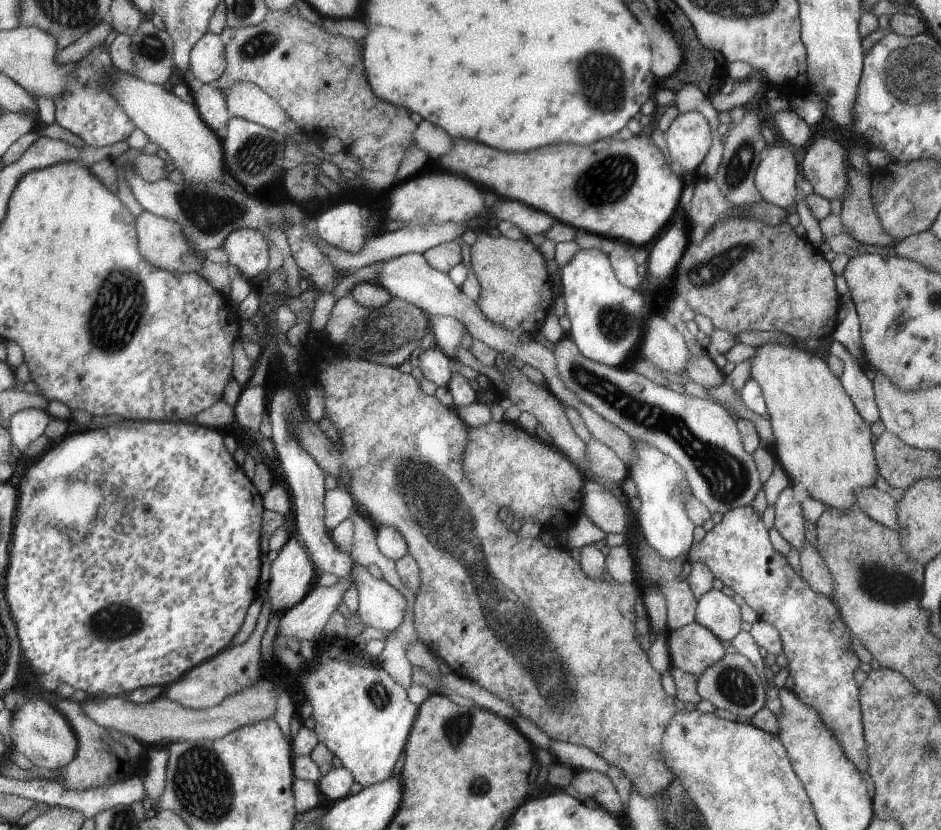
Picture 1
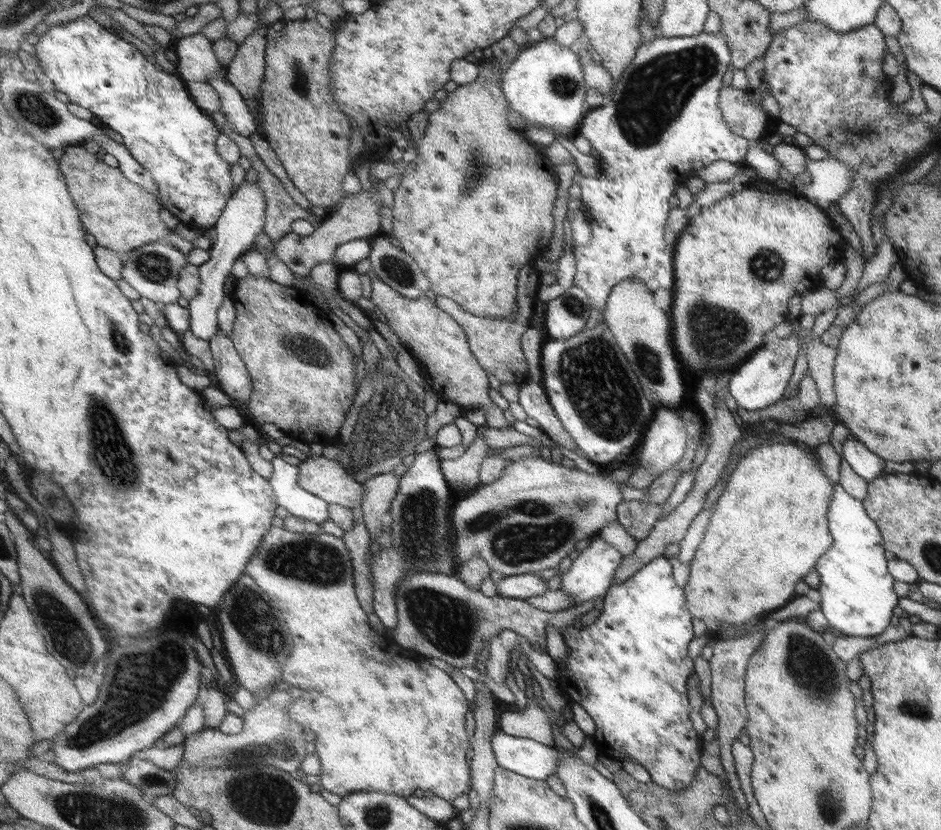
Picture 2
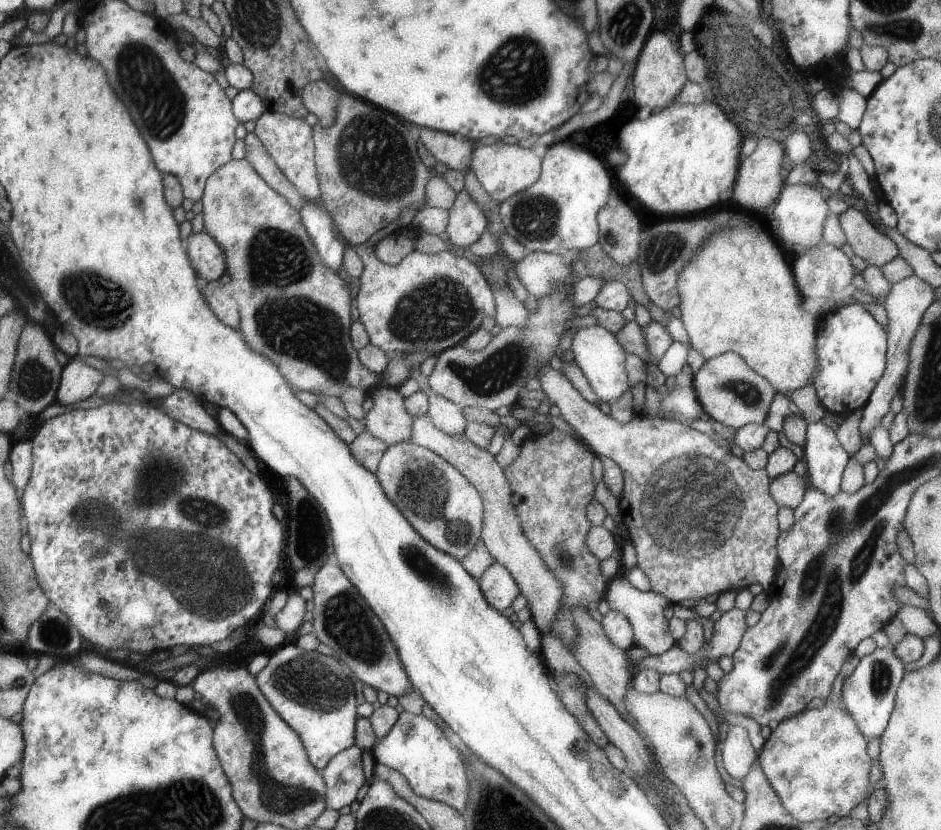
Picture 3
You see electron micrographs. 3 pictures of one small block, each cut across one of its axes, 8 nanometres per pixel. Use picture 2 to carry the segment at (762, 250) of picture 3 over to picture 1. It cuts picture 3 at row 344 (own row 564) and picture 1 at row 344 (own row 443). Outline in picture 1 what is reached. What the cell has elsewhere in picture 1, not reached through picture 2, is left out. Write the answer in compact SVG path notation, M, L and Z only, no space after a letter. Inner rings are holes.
M777 343L766 344L757 348L758 354L751 360L752 363L752 375L761 387L767 414L770 415L769 422L771 423L771 430L773 433L772 452L775 454L777 463L783 466L789 481L793 486L802 483L806 490L810 493L810 497L824 503L827 507L830 507L836 511L847 512L853 510L857 502L858 489L864 489L867 487L875 487L875 482L879 476L879 466L876 461L874 450L874 436L871 432L871 425L866 423L860 414L856 411L852 400L848 397L848 394L844 391L839 378L836 378L832 372L828 369L825 354L810 352L806 348L802 348L799 344L794 345L782 345Z

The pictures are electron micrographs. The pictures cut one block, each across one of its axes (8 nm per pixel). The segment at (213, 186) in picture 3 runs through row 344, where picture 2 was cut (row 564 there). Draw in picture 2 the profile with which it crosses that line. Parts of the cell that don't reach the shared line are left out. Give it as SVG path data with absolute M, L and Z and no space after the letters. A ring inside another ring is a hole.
M281 527L271 528L262 540L255 555L256 560L251 560L249 564L252 564L252 566L247 567L246 574L253 578L256 584L259 584L266 595L270 595L277 602L291 632L293 650L288 660L285 660L281 670L283 676L280 679L280 681L291 685L287 691L291 694L293 700L296 700L287 708L287 713L293 721L316 733L315 752L321 760L320 784L324 786L324 790L328 790L336 796L341 796L341 798L354 792L374 791L396 794L405 799L412 796L415 790L424 790L452 803L455 798L459 798L461 794L466 794L470 790L471 772L468 768L468 760L466 760L466 750L470 748L470 738L468 738L468 732L466 732L465 717L466 711L470 708L470 701L463 695L460 687L448 676L446 671L430 665L426 658L418 653L402 650L400 646L390 646L390 642L384 640L382 634L378 638L376 631L370 630L366 612L359 603L358 593L355 591L355 574L352 574L352 570L355 570L355 568L348 568L348 566L352 566L351 553L346 550L346 544L342 542L342 539L334 538L334 535L324 532L320 534L296 534Z

